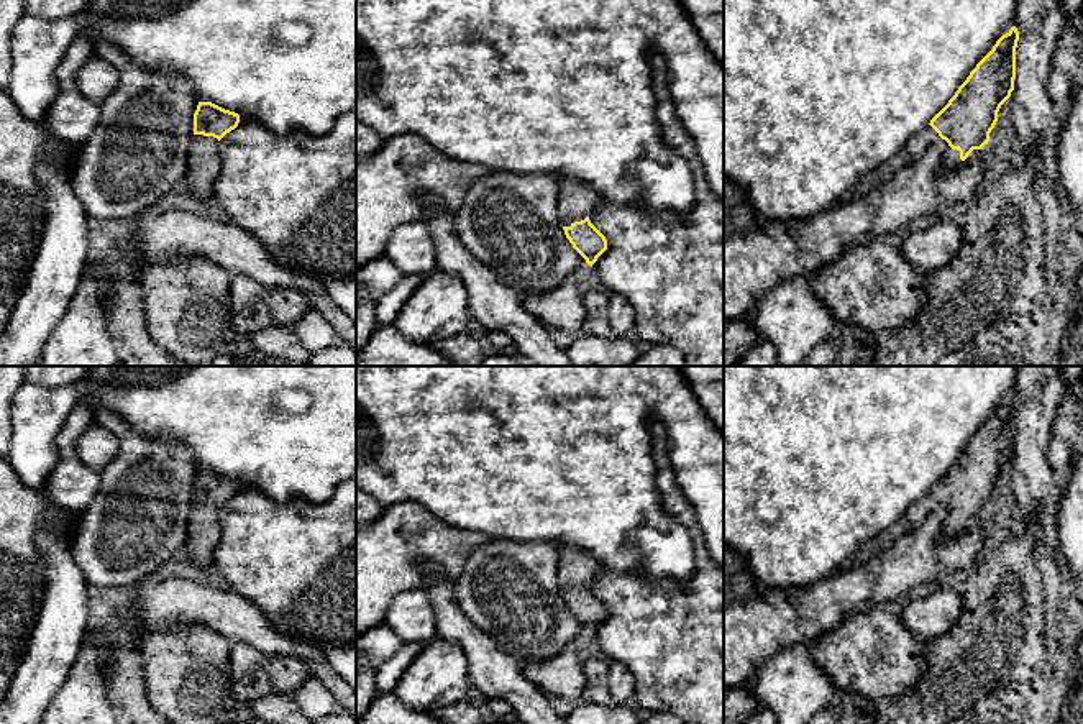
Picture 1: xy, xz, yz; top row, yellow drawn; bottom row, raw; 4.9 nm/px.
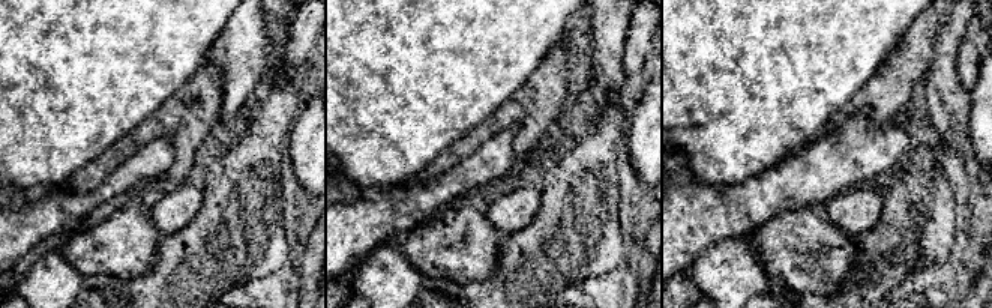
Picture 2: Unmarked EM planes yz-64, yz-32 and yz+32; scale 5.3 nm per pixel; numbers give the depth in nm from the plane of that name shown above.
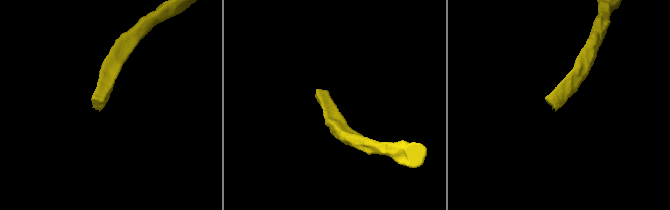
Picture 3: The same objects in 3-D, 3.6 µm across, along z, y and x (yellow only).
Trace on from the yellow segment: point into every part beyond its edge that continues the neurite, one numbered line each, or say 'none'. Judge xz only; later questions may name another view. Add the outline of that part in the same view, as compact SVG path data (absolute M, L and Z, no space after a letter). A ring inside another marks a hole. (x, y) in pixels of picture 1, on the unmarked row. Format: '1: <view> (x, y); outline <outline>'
1: xz (576, 568); outline M573 545L558 548L558 584L561 594L581 589L601 571L599 561Z

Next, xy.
1: xy (204, 529); outline M194 502L180 557L200 570L213 566L213 552L220 535L220 509L213 504Z

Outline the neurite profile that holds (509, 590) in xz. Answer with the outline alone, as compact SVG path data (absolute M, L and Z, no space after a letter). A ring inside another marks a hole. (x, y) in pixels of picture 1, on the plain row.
M487 540L464 561L455 599L520 665L579 647L589 634L560 591L553 543Z

